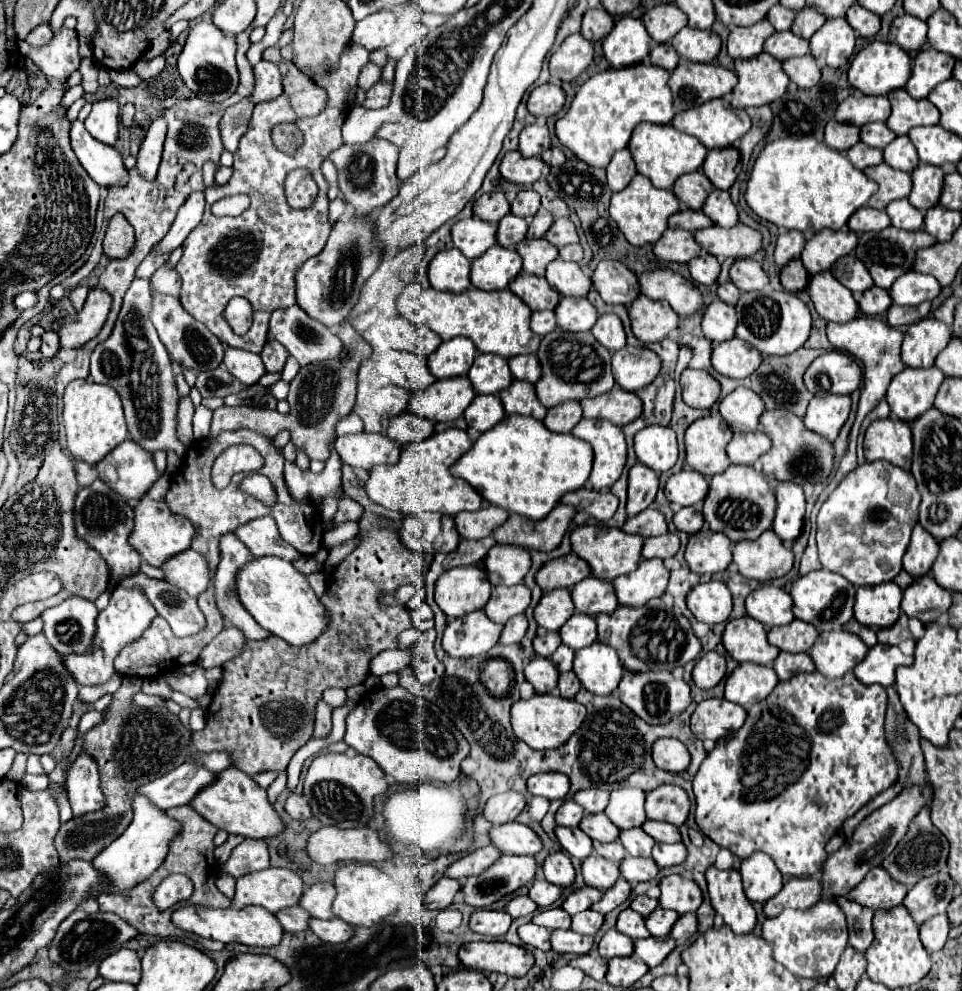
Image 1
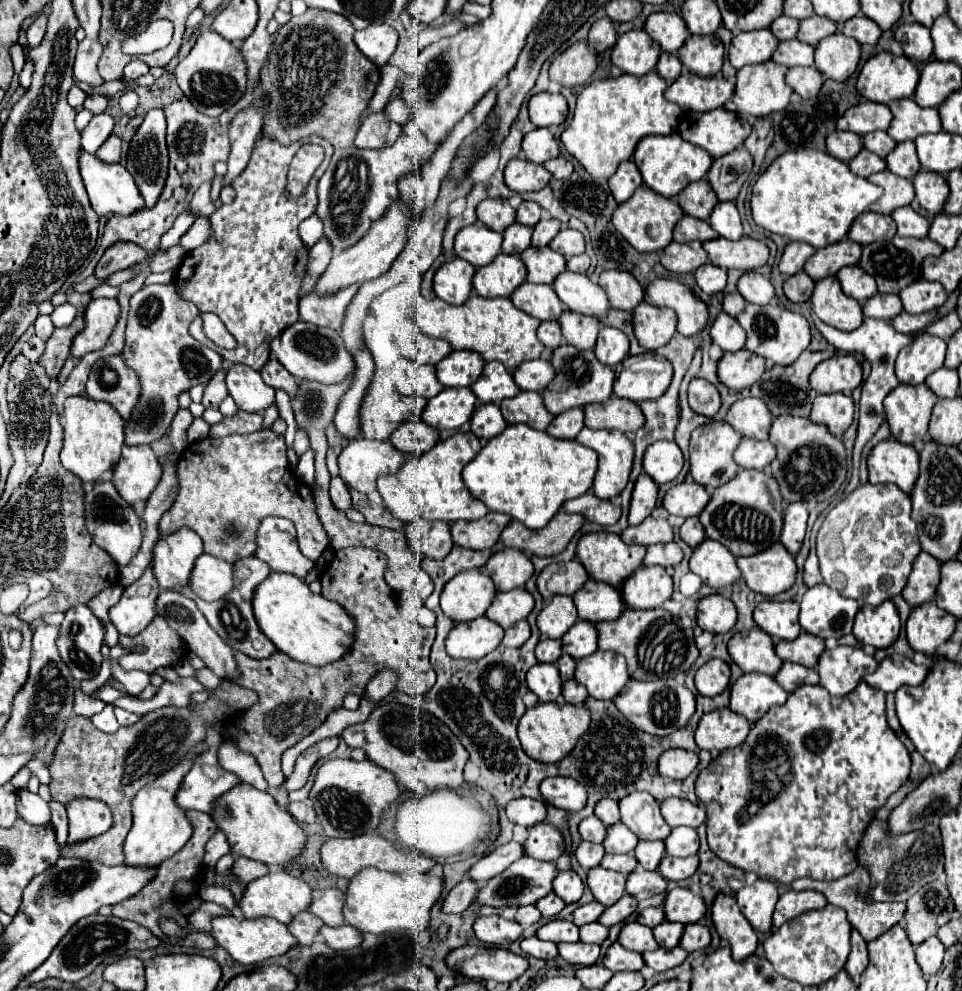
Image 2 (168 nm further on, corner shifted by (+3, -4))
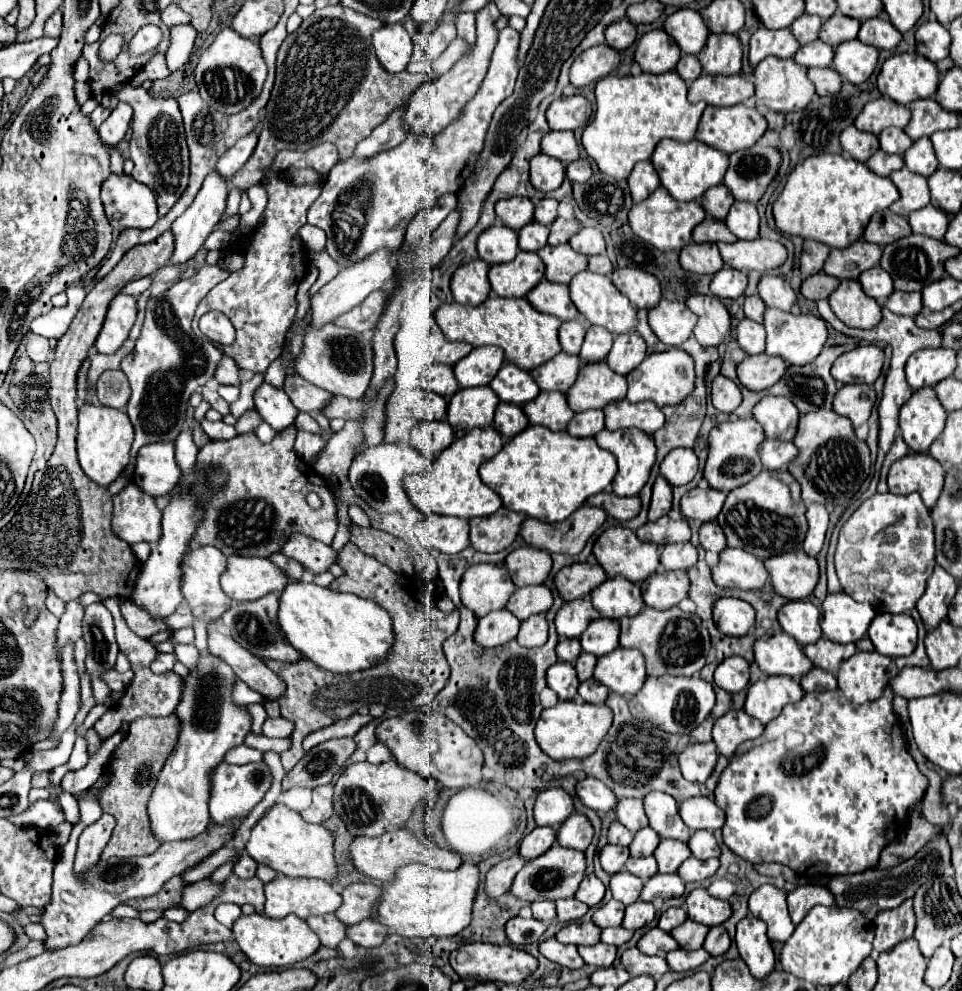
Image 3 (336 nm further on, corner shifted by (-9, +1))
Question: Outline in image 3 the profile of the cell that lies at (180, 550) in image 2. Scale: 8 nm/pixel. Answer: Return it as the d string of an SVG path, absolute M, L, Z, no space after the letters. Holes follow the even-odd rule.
M203 546L197 550L189 550L185 556L185 564L183 564L183 586L181 592L185 596L185 600L189 602L191 610L193 610L193 628L195 628L195 646L201 654L205 654L207 650L207 626L211 622L221 620L223 612L227 612L235 602L221 590L219 578L221 572L225 572L225 564L227 558L223 556L223 552L219 552L213 546Z

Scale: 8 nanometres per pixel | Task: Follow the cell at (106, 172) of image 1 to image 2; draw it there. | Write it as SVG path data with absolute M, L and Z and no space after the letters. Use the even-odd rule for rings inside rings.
M81 149L79 153L79 171L85 183L85 189L89 193L89 201L93 205L93 209L97 211L97 215L131 215L133 211L145 207L143 197L139 195L139 189L133 181L133 177L129 175L129 171L121 165L121 163L105 163L101 161L97 155L93 153L85 153L85 149Z

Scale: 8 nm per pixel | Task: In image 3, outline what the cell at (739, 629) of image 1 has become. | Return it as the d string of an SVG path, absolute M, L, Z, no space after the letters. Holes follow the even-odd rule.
M779 632L755 642L755 662L767 676L789 676L799 680L813 664L789 634Z

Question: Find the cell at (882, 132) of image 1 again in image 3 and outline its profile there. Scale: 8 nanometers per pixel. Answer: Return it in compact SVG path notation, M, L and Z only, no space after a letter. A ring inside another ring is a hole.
M901 128L883 130L879 134L879 140L881 140L881 150L889 154L903 154L913 144L913 140Z

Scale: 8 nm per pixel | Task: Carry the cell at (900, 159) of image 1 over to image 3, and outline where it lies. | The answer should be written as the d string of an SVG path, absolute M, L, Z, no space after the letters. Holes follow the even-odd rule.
M919 138L917 142L913 142L913 146L903 154L903 160L911 172L921 174L925 178L931 176L939 166L929 138Z

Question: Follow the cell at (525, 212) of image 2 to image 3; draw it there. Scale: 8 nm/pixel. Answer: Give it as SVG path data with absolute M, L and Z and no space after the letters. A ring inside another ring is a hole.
M545 198L545 200L539 200L537 206L535 206L535 222L539 224L545 224L545 226L551 226L557 218L557 200L553 198Z

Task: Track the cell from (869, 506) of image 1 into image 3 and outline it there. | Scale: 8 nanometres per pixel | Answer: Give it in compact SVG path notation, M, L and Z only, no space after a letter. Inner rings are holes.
M917 492L907 496L875 494L863 502L843 524L835 552L835 568L843 590L857 602L869 602L877 614L911 614L917 600L925 594L927 580L935 568L935 534L929 508L925 508Z

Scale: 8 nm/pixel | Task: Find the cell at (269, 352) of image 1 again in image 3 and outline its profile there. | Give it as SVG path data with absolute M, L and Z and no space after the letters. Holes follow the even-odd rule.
M289 376L285 378L283 390L291 398L293 406L299 412L313 412L313 410L323 410L331 402L331 394L309 384L307 380L301 380L301 376Z

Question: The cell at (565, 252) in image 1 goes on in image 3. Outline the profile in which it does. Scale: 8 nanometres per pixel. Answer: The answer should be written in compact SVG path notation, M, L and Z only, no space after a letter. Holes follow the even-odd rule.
M599 254L599 256L589 258L589 270L597 272L597 274L611 274L613 272L613 264L605 254Z

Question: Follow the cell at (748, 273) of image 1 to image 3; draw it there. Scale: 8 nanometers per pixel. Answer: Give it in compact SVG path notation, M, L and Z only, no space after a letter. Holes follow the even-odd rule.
M765 274L759 282L759 296L765 302L767 308L777 308L777 310L791 310L795 304L795 292L789 286L789 282L783 276L777 274Z

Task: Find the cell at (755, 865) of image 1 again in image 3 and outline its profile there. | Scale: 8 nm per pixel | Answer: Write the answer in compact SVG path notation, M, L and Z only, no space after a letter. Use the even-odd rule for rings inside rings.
M761 886L749 898L749 910L755 918L767 924L767 936L771 942L787 942L795 926L787 912L785 894L775 886Z

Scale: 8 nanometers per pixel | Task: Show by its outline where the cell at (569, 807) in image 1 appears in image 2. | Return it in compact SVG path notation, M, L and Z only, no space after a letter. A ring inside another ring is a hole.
M585 817L581 823L579 823L579 833L585 841L593 841L593 843L601 843L603 837L605 837L605 825L595 817Z

